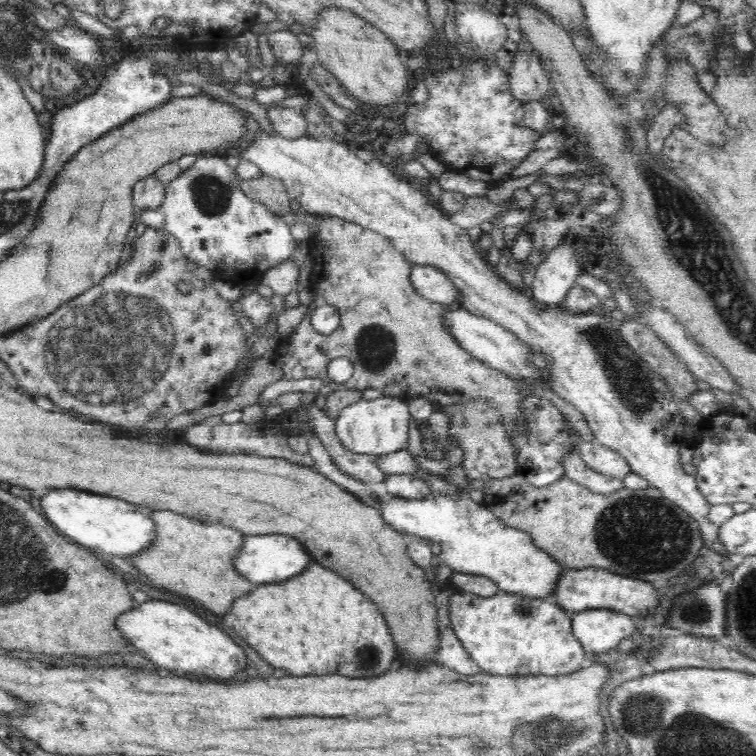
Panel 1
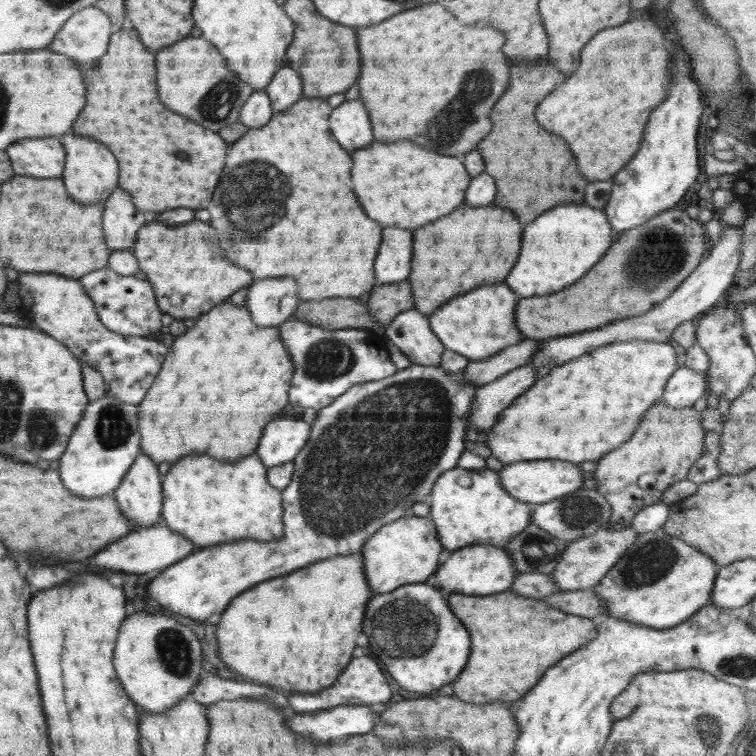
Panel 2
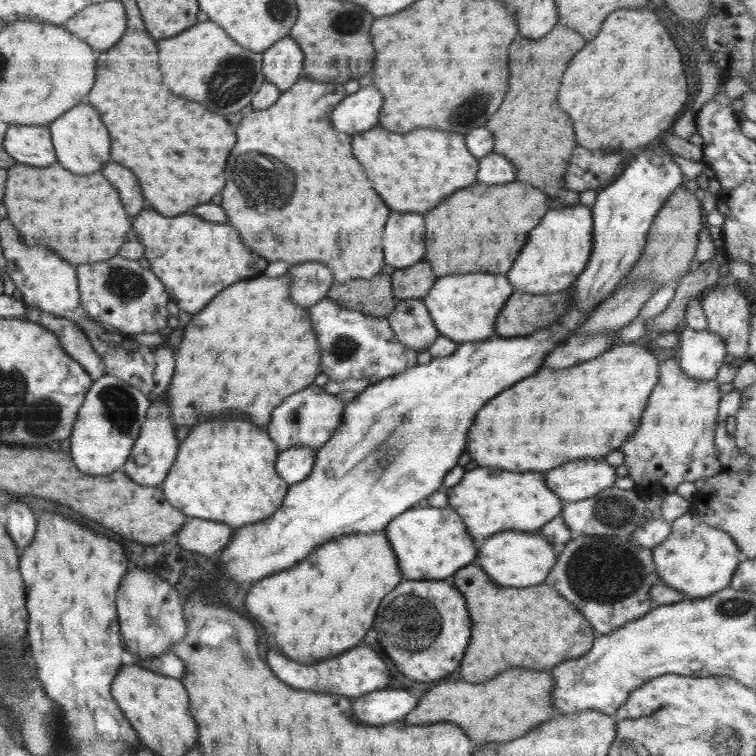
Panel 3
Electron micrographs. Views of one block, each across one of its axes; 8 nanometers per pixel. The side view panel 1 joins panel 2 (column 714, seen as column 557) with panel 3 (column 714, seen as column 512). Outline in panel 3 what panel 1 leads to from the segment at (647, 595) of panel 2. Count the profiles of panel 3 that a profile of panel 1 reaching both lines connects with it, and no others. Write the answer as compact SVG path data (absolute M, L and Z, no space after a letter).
M689 512L671 522L670 534L652 548L660 584L678 589L689 600L706 598L729 587L742 559L735 540L727 532L704 524L699 516Z

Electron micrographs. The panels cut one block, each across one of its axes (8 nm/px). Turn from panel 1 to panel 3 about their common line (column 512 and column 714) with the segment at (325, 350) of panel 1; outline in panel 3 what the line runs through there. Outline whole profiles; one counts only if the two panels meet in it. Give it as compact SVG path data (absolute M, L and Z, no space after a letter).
M676 356L659 363L659 379L650 393L641 423L638 430L619 448L624 453L624 466L628 474L634 480L633 489L643 498L648 496L662 496L674 493L676 487L682 482L694 482L707 479L721 472L721 464L717 459L714 444L715 428L718 426L717 412L722 392L715 378L712 380L696 380L684 375L680 371Z

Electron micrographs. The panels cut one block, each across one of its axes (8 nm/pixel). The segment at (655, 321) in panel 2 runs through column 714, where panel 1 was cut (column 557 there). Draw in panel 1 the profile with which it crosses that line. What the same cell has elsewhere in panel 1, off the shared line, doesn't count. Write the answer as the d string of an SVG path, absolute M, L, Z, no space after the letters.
M576 234L570 243L563 242L562 240L559 246L552 249L550 254L536 267L534 282L532 282L528 294L532 296L534 302L536 302L539 307L560 307L570 288L576 285L574 282L576 282L576 278L578 278L578 275L582 271L576 259L576 248L574 248L574 240L576 240L578 236L579 234Z

